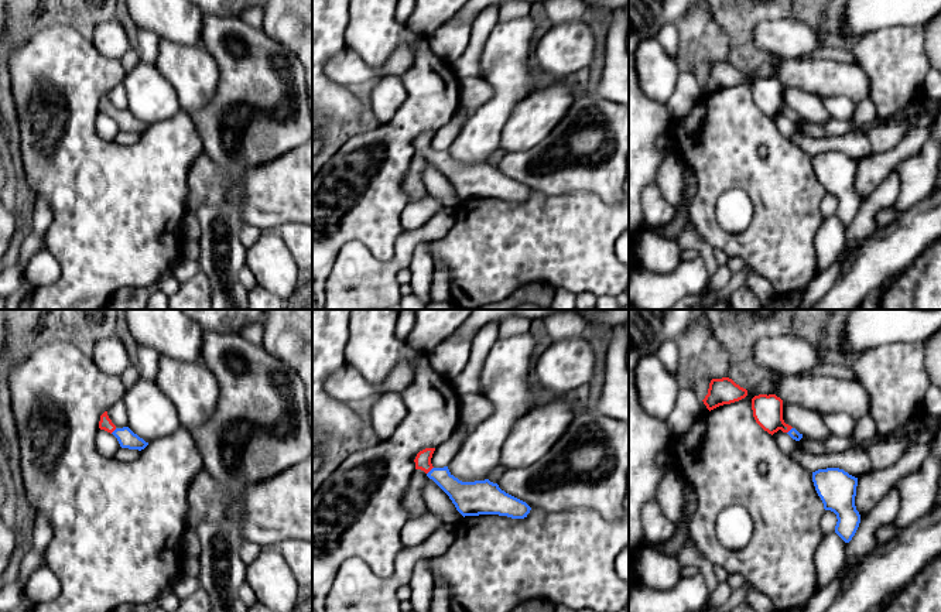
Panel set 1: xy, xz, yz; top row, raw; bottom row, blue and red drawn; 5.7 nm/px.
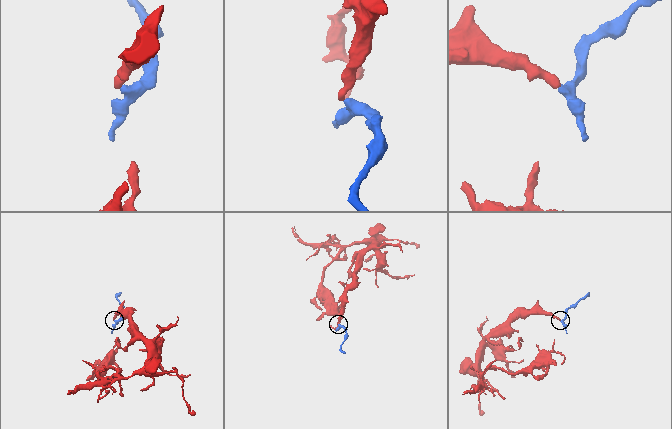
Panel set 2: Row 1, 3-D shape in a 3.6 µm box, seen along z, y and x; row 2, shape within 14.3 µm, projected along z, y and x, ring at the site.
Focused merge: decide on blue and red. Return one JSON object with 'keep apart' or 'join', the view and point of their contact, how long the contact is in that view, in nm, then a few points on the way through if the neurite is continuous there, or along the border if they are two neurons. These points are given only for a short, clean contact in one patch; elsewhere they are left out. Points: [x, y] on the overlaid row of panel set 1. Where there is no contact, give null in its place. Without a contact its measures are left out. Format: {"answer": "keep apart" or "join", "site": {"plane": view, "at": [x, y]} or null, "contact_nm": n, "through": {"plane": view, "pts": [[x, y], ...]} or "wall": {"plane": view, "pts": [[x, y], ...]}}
{"answer": "join", "site": {"plane": "xz", "at": [430, 471]}, "contact_nm": 60, "through": {"plane": "xz", "pts": [[465, 495], [430, 471], [423, 461]]}}

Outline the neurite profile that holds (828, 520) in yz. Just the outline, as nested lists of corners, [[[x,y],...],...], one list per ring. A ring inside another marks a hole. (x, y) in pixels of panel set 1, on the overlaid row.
[[[825,510],[822,517],[821,517],[821,530],[824,533],[824,536],[835,533],[835,526],[836,526],[836,514],[831,510]]]

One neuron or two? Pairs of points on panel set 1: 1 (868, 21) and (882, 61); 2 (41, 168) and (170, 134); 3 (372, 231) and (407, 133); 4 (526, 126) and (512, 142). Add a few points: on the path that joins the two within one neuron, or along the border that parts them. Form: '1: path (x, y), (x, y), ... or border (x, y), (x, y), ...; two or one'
1: border (904, 24), (878, 28), (854, 40); two
2: path (74, 168), (137, 167); one
3: path (372, 207), (373, 184), (382, 175), (392, 157); one
4: path (523, 130), (516, 137); one

